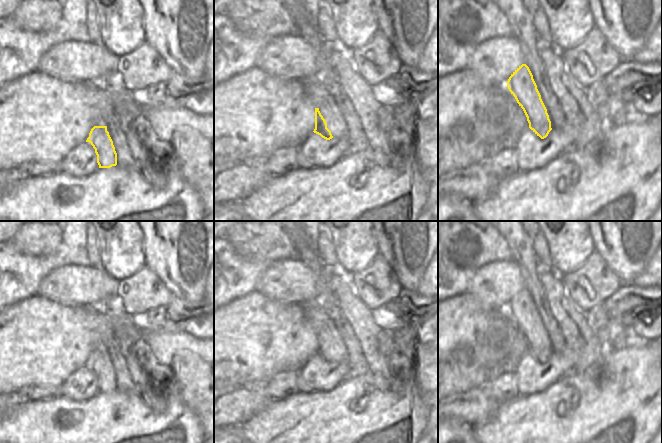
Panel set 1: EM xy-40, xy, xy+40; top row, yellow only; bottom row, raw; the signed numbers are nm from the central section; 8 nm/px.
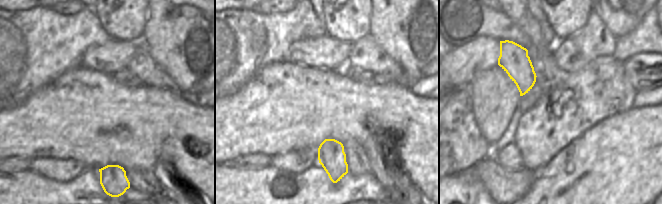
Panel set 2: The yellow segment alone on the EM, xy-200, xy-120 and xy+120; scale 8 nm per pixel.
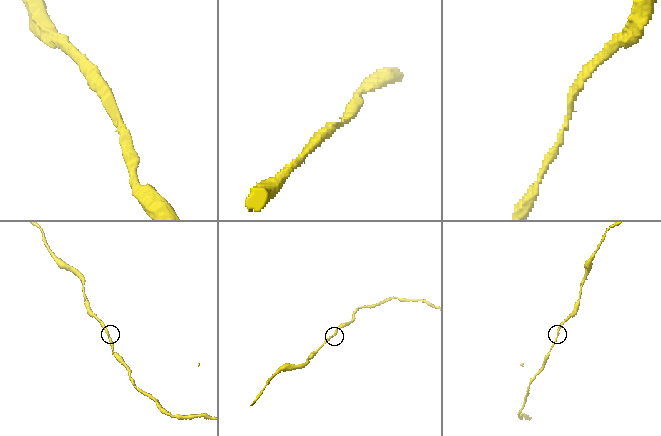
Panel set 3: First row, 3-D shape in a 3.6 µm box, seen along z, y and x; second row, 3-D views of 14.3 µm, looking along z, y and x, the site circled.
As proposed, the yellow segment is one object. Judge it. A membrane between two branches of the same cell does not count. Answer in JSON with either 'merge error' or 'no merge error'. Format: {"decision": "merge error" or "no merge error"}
{"decision": "no merge error"}

